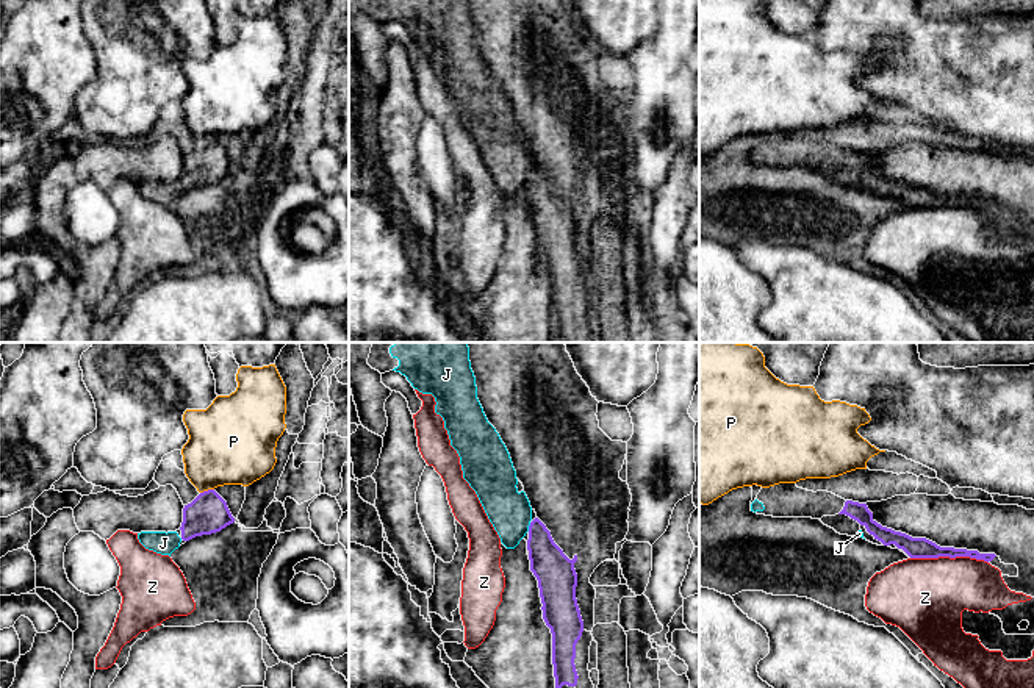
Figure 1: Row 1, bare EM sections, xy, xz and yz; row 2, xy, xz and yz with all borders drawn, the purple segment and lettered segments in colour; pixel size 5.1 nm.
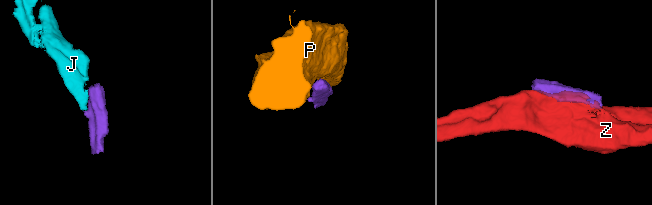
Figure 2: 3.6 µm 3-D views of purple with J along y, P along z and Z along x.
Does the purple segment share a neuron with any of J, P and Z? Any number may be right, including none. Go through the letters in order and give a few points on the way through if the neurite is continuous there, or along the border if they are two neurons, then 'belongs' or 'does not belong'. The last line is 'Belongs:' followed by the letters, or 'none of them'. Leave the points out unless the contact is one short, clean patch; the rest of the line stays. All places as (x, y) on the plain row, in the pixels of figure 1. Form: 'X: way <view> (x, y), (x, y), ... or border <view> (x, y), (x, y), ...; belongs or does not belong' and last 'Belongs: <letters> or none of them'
J: way xz (552, 219), (540, 188), (529, 177), (510, 163); belongs
P: border xy (213, 138), (201, 143); does not belong
Z: does not belong
Belongs: J

